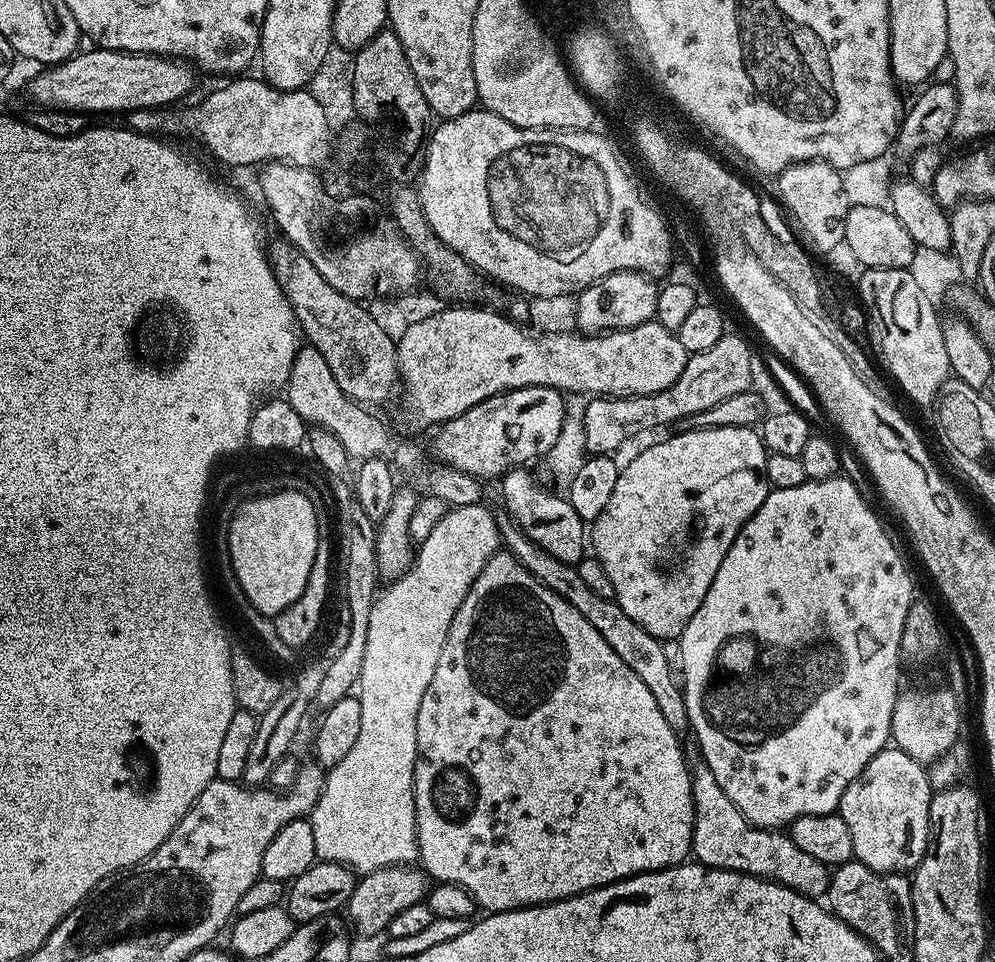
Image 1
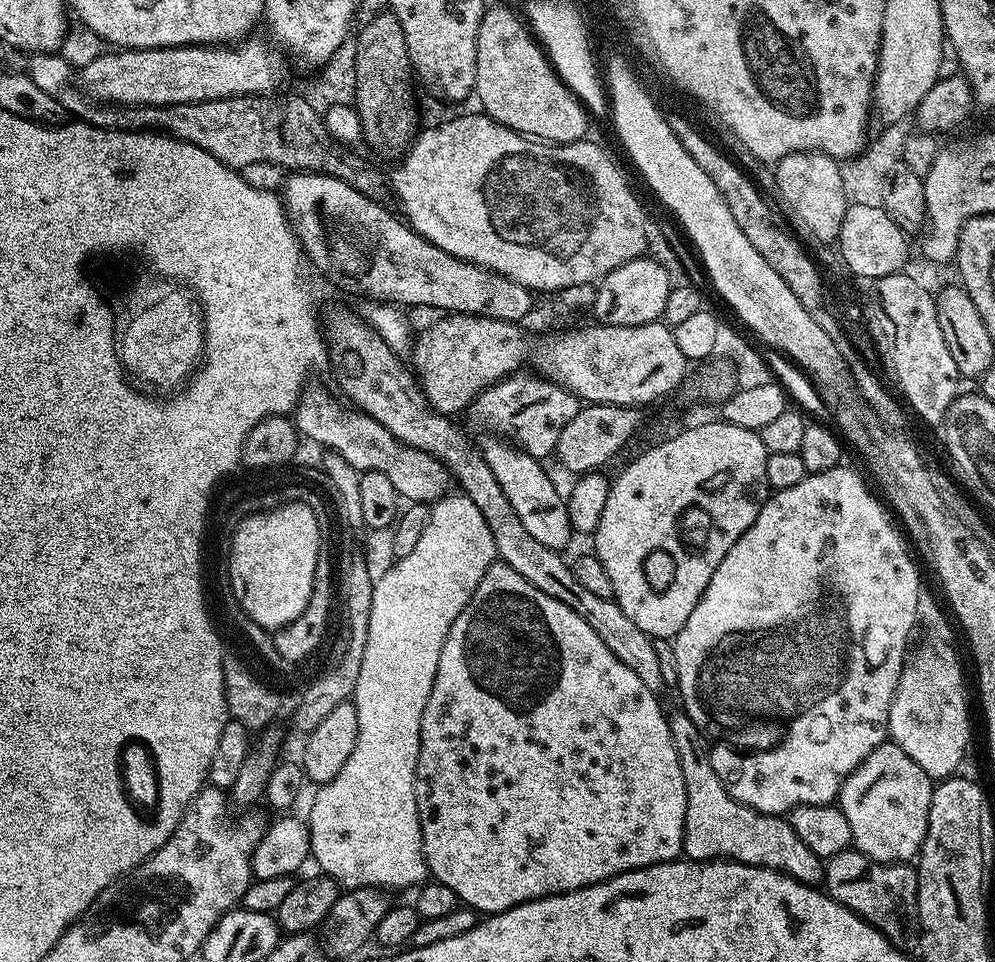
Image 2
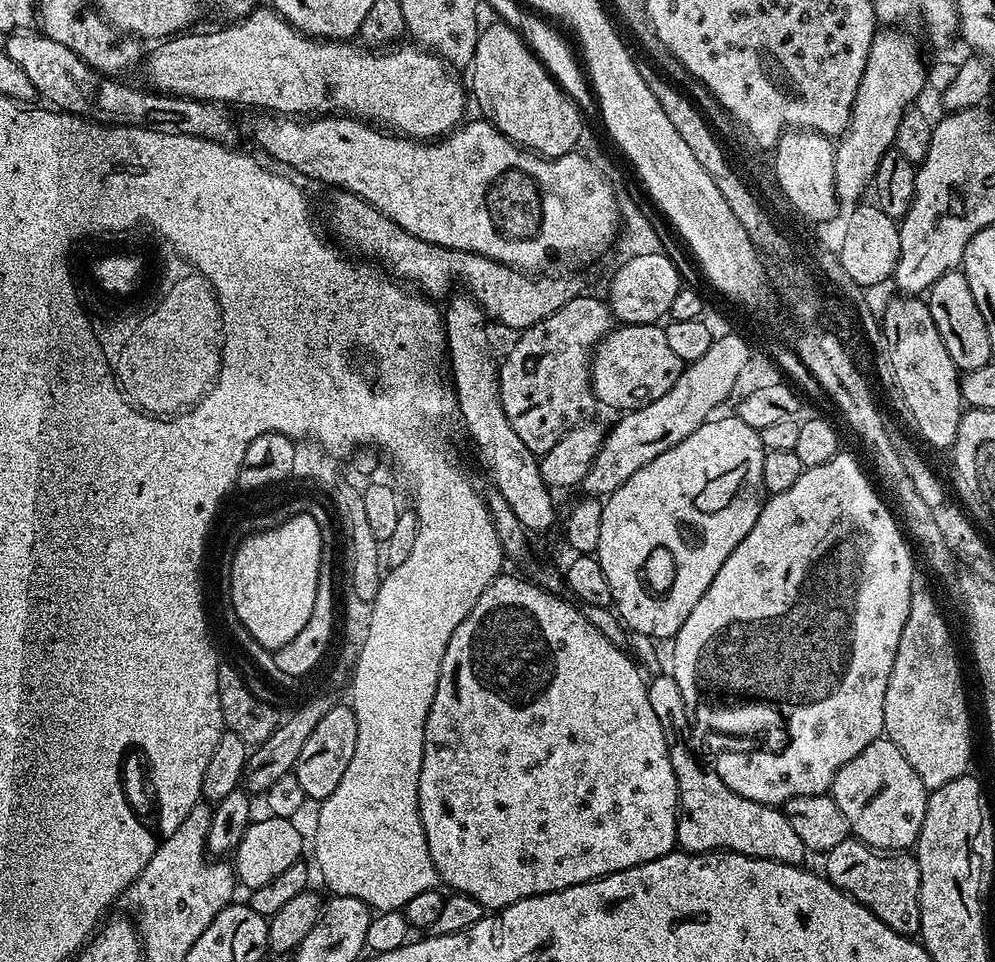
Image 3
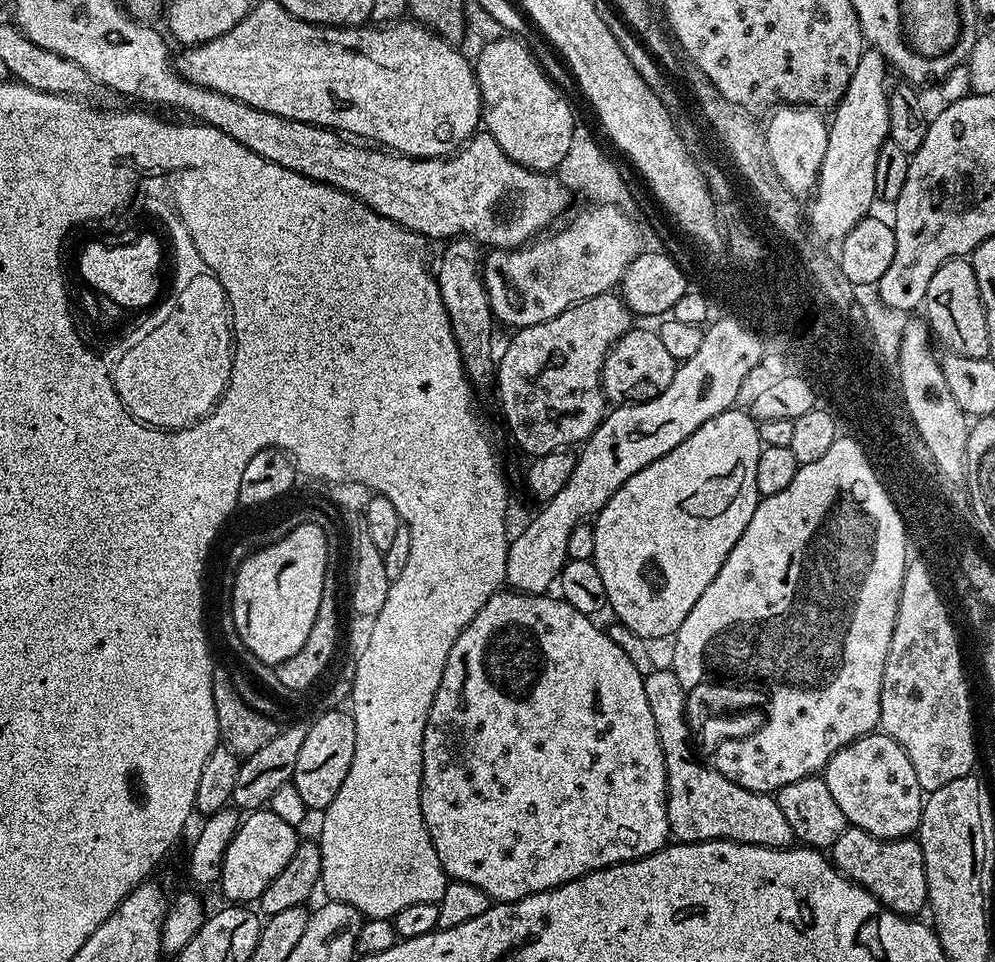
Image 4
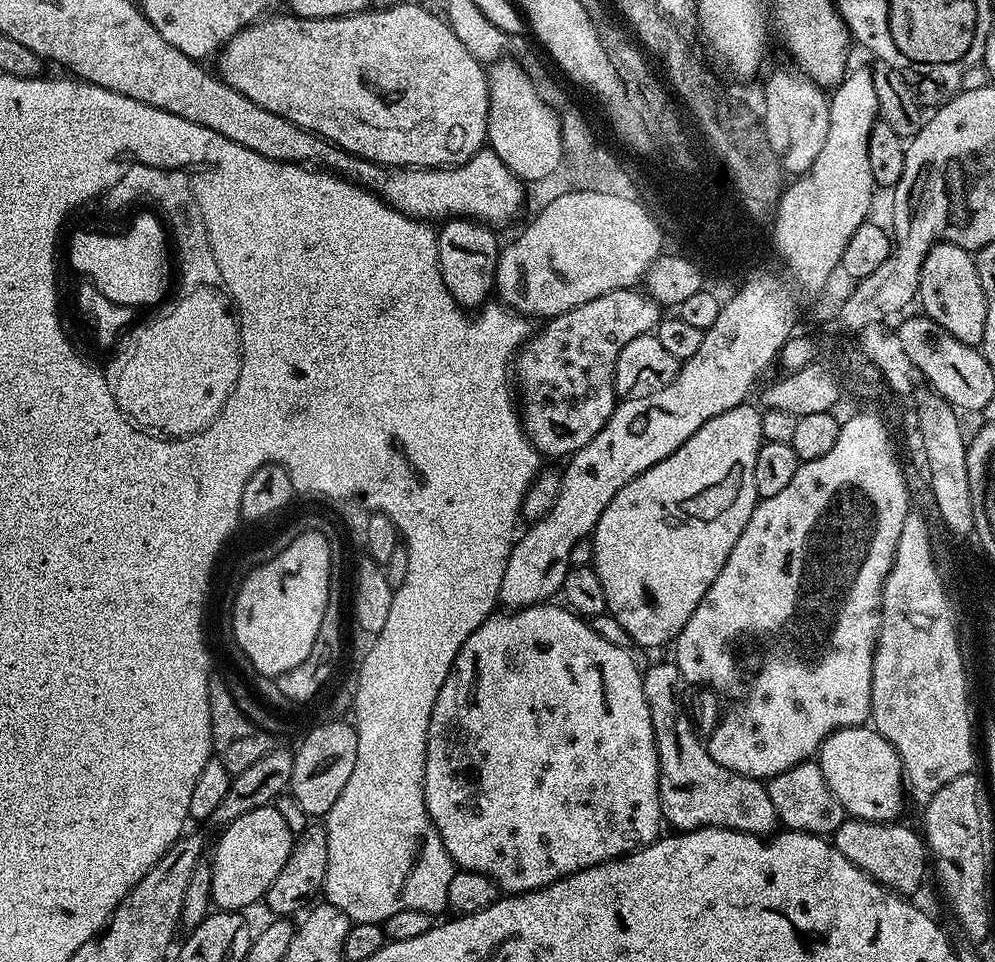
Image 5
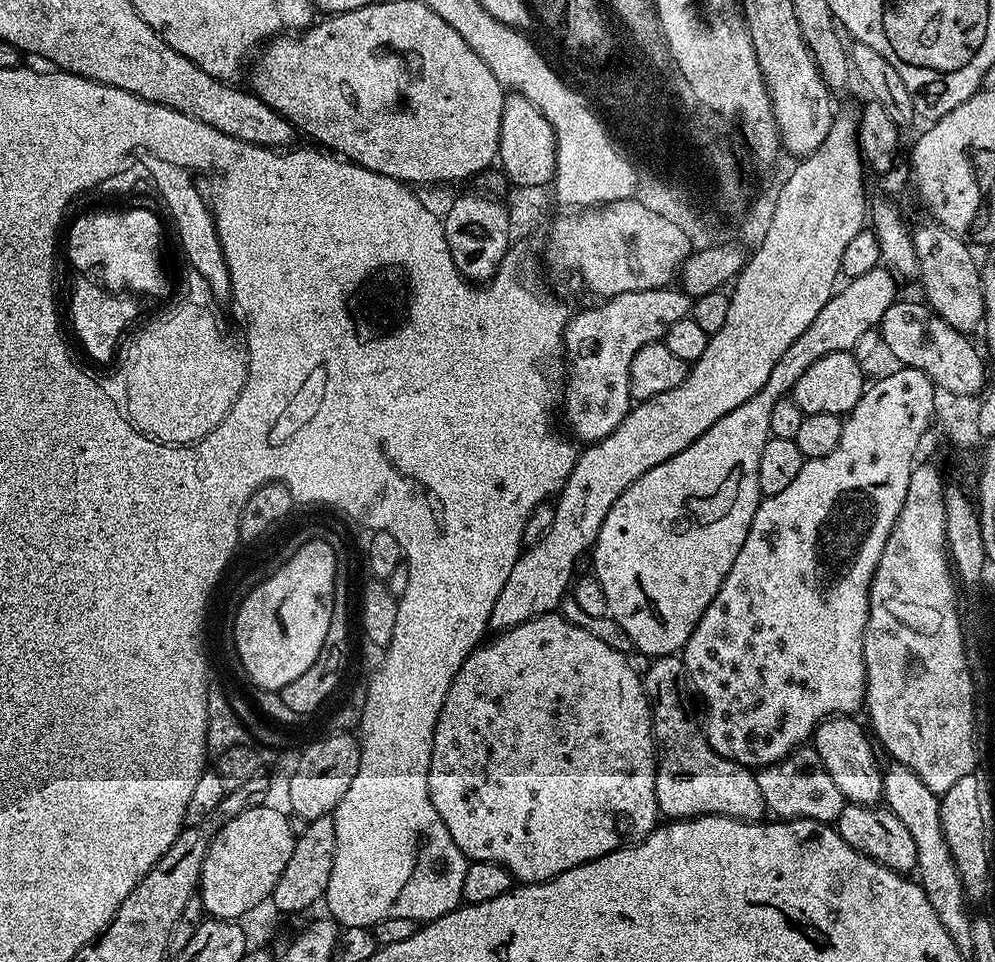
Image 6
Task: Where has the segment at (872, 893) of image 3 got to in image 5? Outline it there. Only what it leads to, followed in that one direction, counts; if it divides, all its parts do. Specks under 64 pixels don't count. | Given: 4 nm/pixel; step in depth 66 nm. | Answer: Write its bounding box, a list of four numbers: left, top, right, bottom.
[834,818,930,898]

